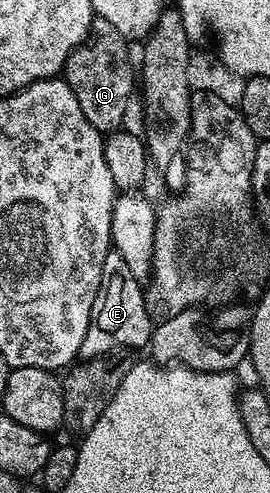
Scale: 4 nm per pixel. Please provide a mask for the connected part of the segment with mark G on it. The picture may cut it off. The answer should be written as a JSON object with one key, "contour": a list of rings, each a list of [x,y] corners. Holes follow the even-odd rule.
{"contour":[[[97,19],[89,31],[89,36],[77,49],[71,51],[63,70],[63,79],[75,91],[87,123],[102,135],[120,130],[129,109],[129,96],[135,89],[135,65],[129,62],[129,49],[126,38],[111,27],[111,23]],[[126,45],[126,46],[125,46]]]}

